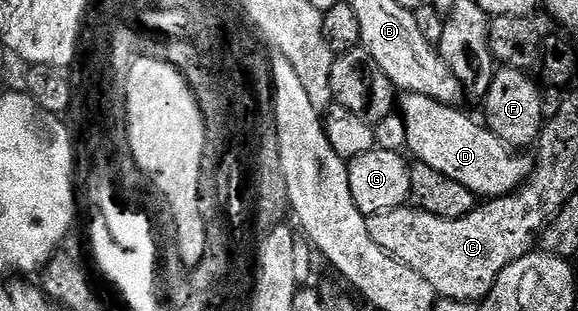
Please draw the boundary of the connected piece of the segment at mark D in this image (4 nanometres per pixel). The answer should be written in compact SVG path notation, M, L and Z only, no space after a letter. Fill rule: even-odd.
M406 93L403 98L400 116L406 125L406 145L428 167L436 167L482 199L513 193L530 176L531 158L521 157L517 148L505 145L485 124L477 125L468 114L454 109L458 107L419 93Z

